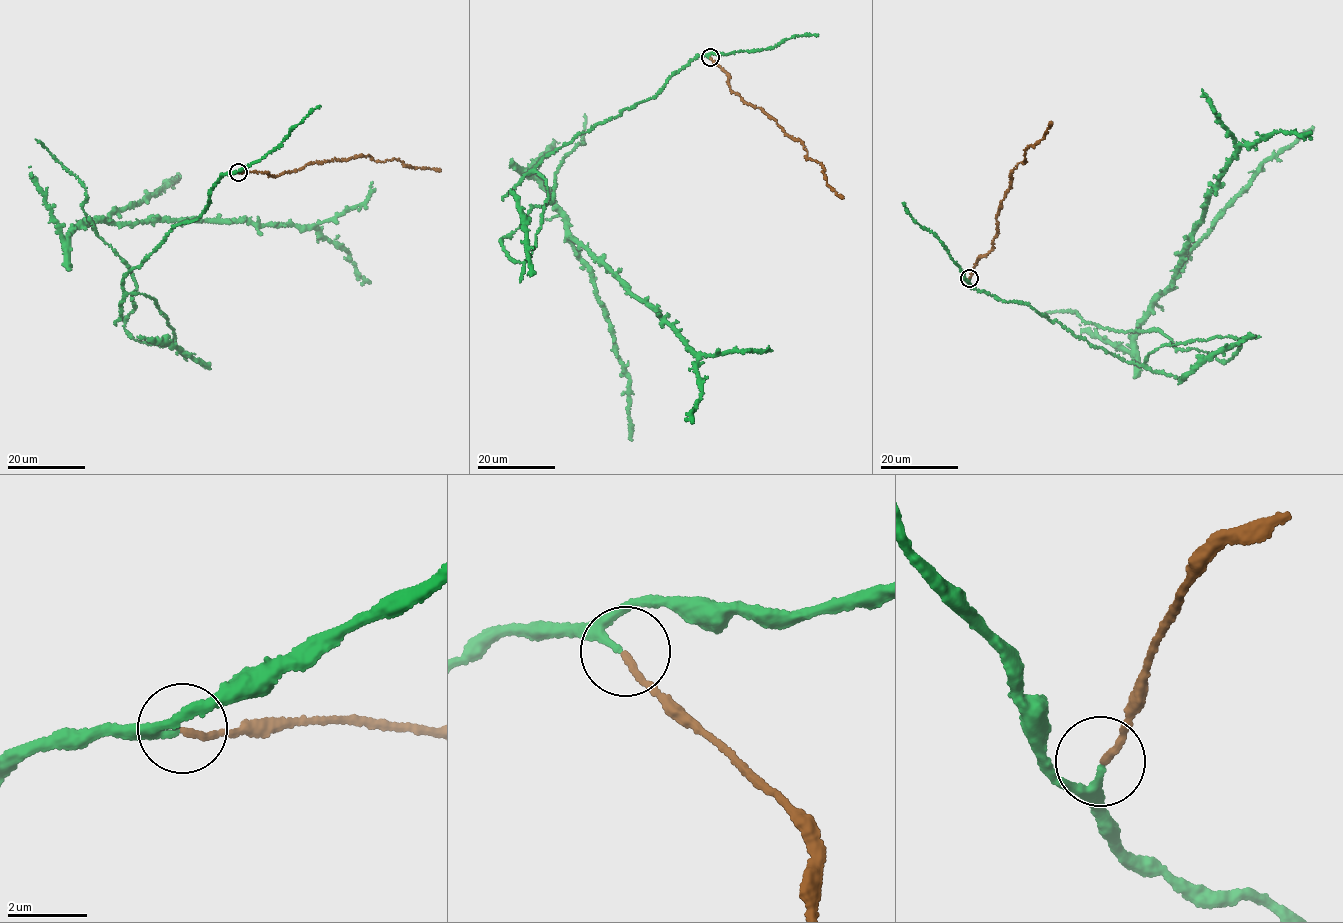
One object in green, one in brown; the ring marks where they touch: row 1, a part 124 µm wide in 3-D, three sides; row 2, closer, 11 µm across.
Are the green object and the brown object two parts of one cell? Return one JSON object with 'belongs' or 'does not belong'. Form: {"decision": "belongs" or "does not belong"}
{"decision": "belongs"}

